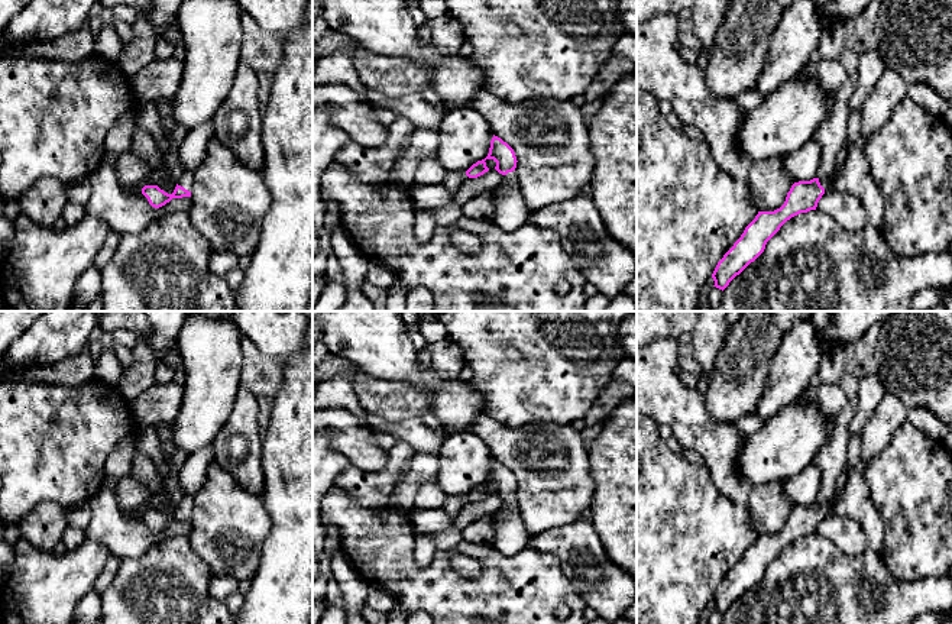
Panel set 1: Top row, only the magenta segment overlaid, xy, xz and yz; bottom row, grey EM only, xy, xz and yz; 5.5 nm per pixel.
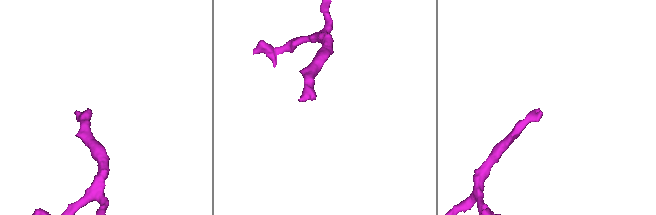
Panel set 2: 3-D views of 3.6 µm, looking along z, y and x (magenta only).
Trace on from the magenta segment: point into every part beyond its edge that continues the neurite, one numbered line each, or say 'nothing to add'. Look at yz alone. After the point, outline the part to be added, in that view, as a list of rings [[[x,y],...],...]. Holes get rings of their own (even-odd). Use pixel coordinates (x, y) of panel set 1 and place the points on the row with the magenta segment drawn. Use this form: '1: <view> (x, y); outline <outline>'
1: yz (855, 178); outline [[[885,69],[861,109],[858,139],[846,142],[846,159],[842,171],[819,180],[825,191],[848,193],[857,197],[868,213],[870,224],[881,232],[884,201],[865,158],[868,136],[885,123],[894,109],[907,97],[907,83],[891,69]]]

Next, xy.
1: xy (187, 178); outline [[[184,172],[178,180],[178,185],[184,187],[188,191],[191,191],[192,182],[194,182],[194,172]]]

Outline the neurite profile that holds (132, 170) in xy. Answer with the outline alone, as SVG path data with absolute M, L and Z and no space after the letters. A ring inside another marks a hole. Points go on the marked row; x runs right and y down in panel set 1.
M129 148L120 155L114 172L120 188L130 193L140 191L152 171L150 164Z

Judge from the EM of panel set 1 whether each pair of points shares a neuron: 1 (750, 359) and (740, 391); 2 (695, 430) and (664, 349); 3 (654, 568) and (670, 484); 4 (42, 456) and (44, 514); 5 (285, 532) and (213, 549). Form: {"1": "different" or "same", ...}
{"1": "same", "2": "same", "3": "same", "4": "different", "5": "different"}

